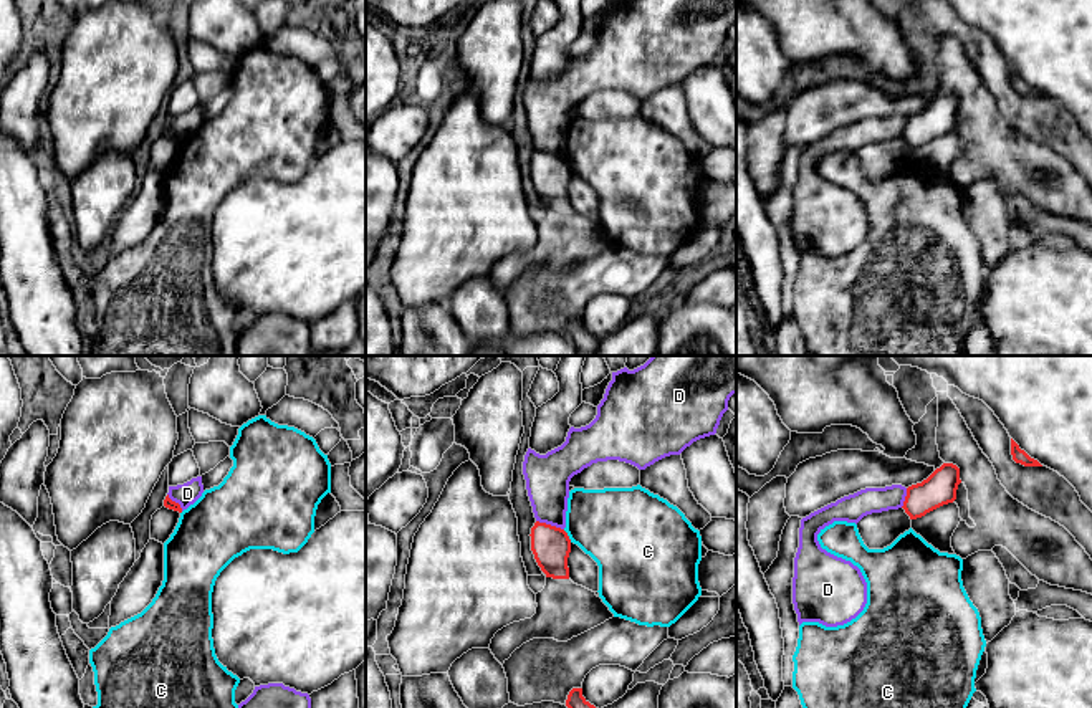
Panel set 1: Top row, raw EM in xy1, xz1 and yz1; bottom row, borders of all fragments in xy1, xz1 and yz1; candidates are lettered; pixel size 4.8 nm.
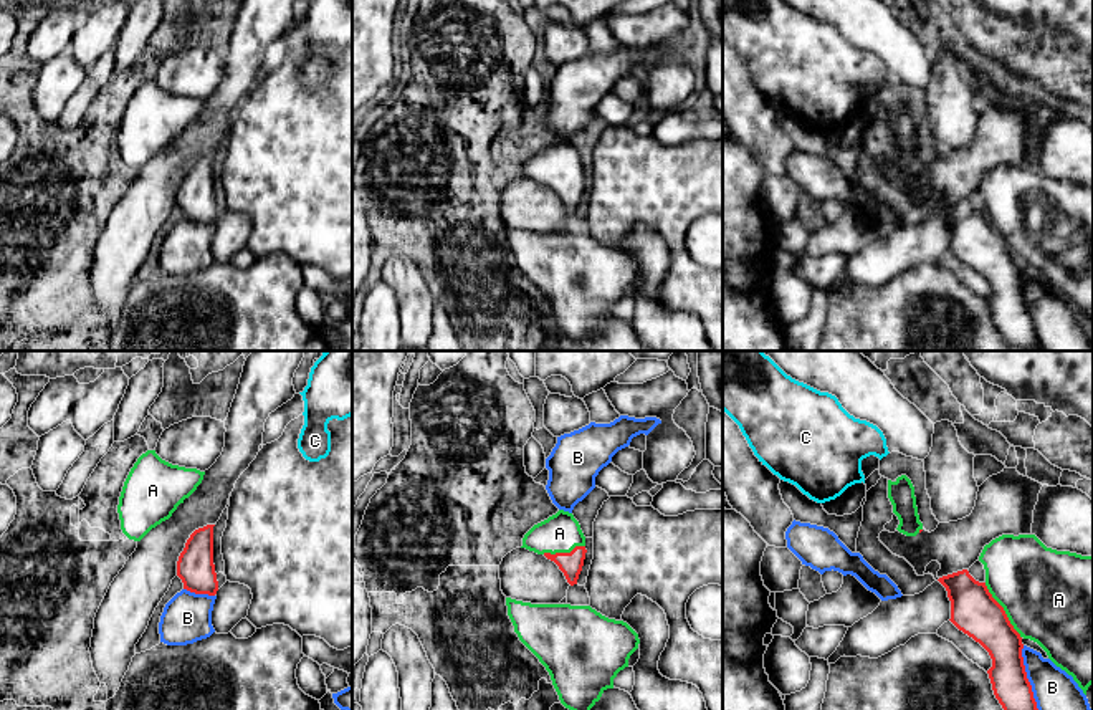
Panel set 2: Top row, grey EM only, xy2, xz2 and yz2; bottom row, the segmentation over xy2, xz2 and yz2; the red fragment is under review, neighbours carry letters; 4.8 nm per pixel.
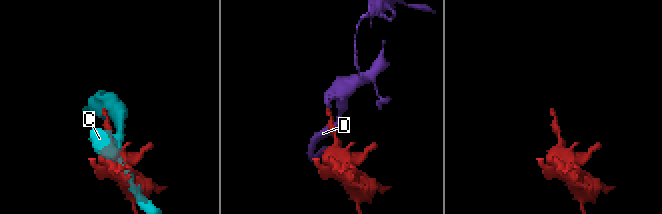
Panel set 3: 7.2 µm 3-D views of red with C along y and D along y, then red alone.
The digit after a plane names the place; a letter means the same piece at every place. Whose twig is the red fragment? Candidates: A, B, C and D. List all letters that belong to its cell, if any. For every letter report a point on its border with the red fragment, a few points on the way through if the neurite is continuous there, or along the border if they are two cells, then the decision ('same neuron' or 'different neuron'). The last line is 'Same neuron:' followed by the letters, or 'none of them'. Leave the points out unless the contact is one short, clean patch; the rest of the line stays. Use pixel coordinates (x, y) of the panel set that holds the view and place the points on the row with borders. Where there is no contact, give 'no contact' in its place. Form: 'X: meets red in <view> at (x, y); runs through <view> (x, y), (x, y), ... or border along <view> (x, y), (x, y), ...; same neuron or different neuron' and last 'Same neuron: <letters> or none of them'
A: meets red in yz2 at (1004, 611); same neuron
B: meets red in yz2 at (1026, 677); different neuron
C: meets red in xz1 at (568, 536); different neuron
D: meets red in xz1 at (550, 525); border along xz1 (536, 520), (563, 530); different neuron
Same neuron: A

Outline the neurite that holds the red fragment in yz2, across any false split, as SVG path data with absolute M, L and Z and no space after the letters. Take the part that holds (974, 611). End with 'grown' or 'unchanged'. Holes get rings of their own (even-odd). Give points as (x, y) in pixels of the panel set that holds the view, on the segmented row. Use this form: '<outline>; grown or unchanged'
M967 569L938 579L951 601L951 622L979 642L990 655L992 667L987 670L992 690L1004 710L1038 710L1032 685L1027 679L1022 637L1010 624L1004 607L992 597L986 583L976 581Z; unchanged

